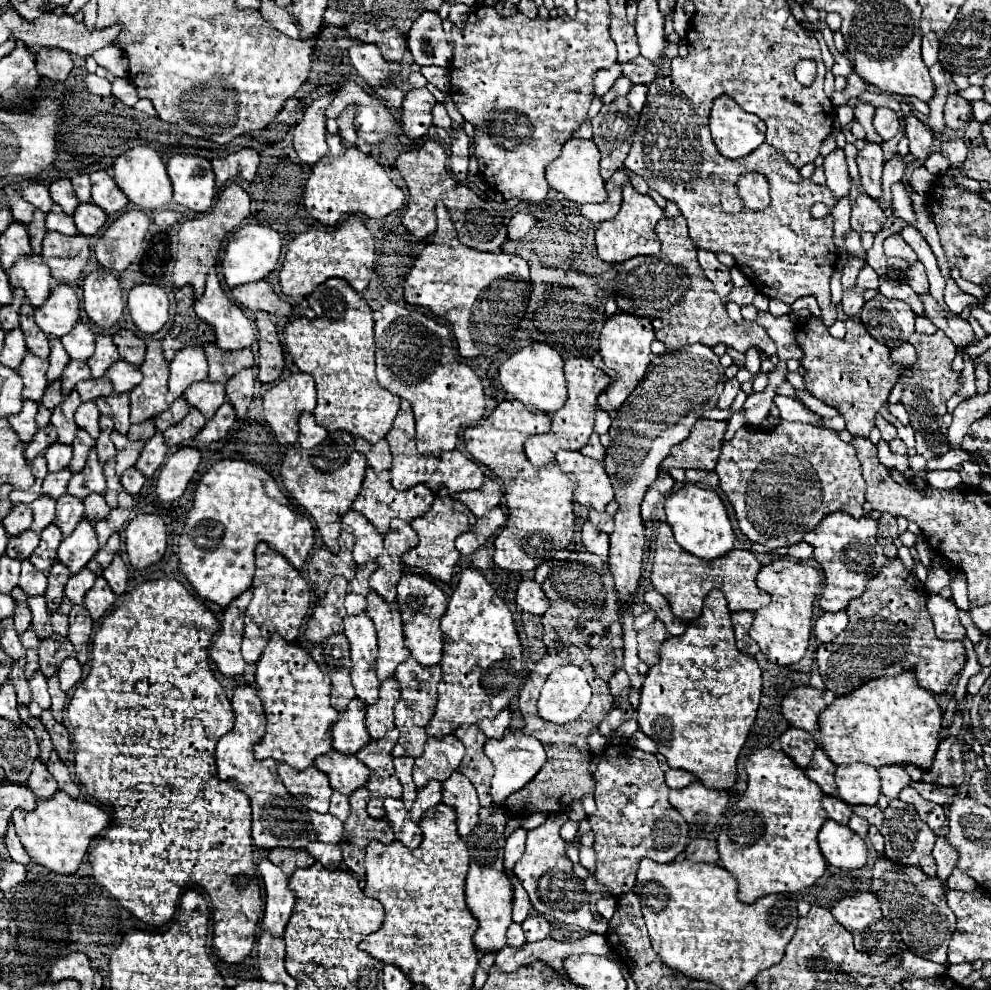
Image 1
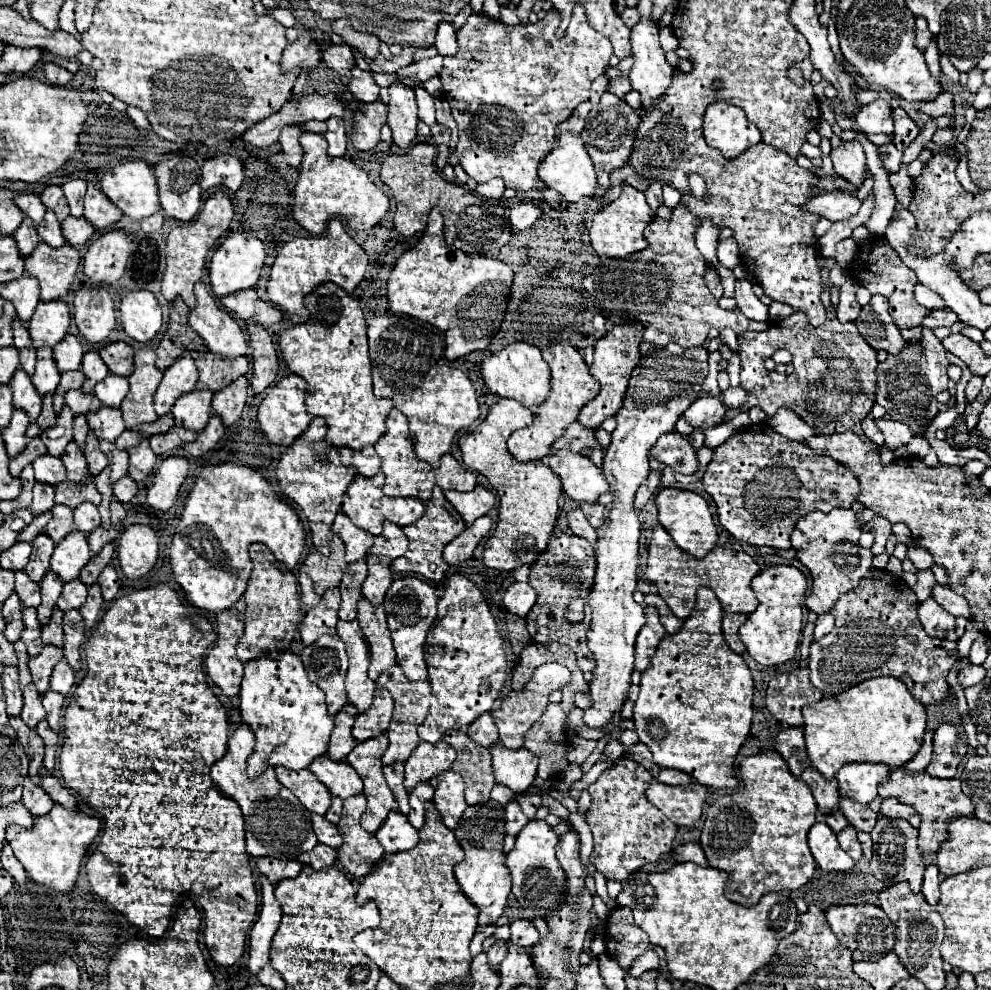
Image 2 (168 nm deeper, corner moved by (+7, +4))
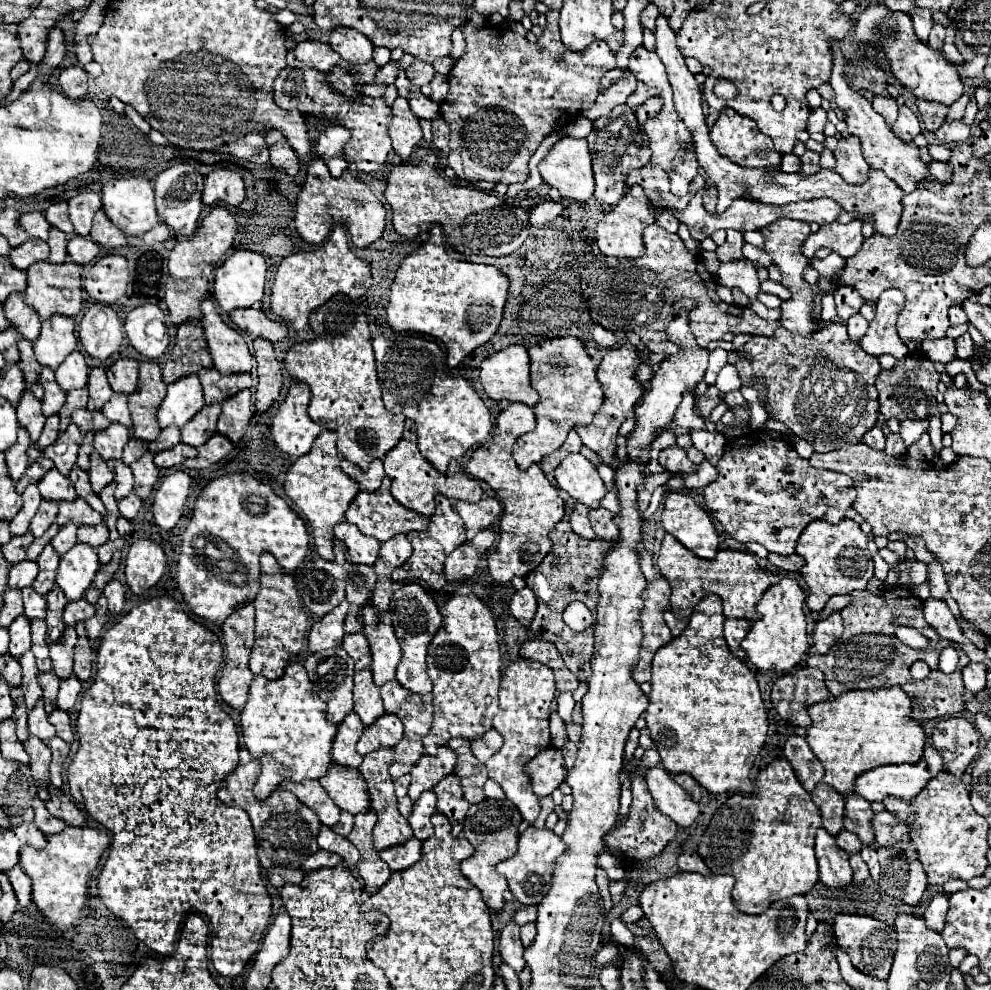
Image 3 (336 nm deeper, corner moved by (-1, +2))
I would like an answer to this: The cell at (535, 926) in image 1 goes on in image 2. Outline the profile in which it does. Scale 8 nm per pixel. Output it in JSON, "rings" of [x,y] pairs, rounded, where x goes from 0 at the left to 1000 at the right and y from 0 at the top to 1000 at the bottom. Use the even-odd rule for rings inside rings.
{"rings":[[[520,928],[516,932],[516,951],[524,957],[538,957],[544,951],[544,942],[534,928]]]}

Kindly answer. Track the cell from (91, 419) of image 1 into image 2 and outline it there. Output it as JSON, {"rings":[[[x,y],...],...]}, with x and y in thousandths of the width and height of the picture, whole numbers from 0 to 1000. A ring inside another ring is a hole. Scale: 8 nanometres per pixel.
{"rings":[[[78,419],[78,421],[76,421],[74,433],[76,433],[76,447],[78,447],[78,452],[84,456],[86,441],[88,441],[88,437],[90,437],[90,431],[88,431],[88,425],[86,425],[86,419]]]}

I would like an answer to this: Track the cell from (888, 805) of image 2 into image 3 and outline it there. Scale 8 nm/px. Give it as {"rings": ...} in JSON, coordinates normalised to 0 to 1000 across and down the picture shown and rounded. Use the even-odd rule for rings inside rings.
{"rings":[[[889,819],[881,825],[881,837],[883,837],[883,854],[903,854],[907,849],[917,847],[917,831],[911,831],[903,825],[899,819]]]}

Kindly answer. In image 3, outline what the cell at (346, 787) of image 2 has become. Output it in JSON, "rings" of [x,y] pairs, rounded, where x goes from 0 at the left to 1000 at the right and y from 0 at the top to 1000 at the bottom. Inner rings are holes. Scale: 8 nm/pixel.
{"rings":[[[334,771],[330,783],[324,785],[322,791],[346,819],[352,819],[354,823],[358,823],[362,819],[374,817],[370,791],[360,777]]]}

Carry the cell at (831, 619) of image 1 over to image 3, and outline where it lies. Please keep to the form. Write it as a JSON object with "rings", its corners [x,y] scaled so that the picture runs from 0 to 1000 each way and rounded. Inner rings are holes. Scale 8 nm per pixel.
{"rings":[[[839,619],[835,625],[826,627],[820,637],[820,649],[824,660],[835,660],[835,656],[849,643],[851,629],[847,619]]]}

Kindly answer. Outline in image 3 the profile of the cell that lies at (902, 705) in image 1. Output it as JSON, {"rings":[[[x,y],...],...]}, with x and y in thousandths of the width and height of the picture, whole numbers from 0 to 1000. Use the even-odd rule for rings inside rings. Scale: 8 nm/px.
{"rings":[[[905,692],[897,696],[855,698],[837,708],[816,714],[820,732],[814,736],[814,751],[832,775],[830,791],[847,801],[861,799],[863,785],[879,775],[897,771],[925,771],[933,757],[929,728],[919,724],[919,706]]]}

